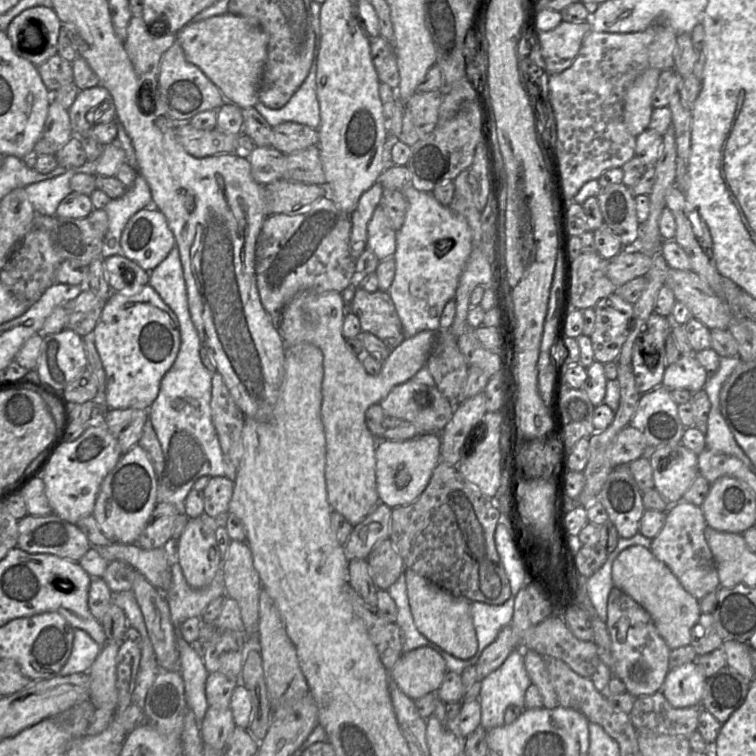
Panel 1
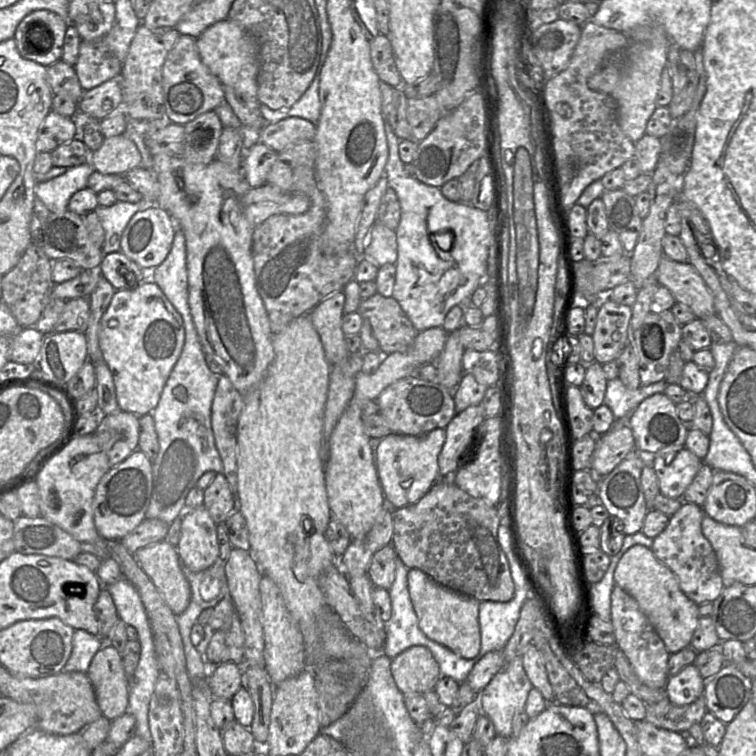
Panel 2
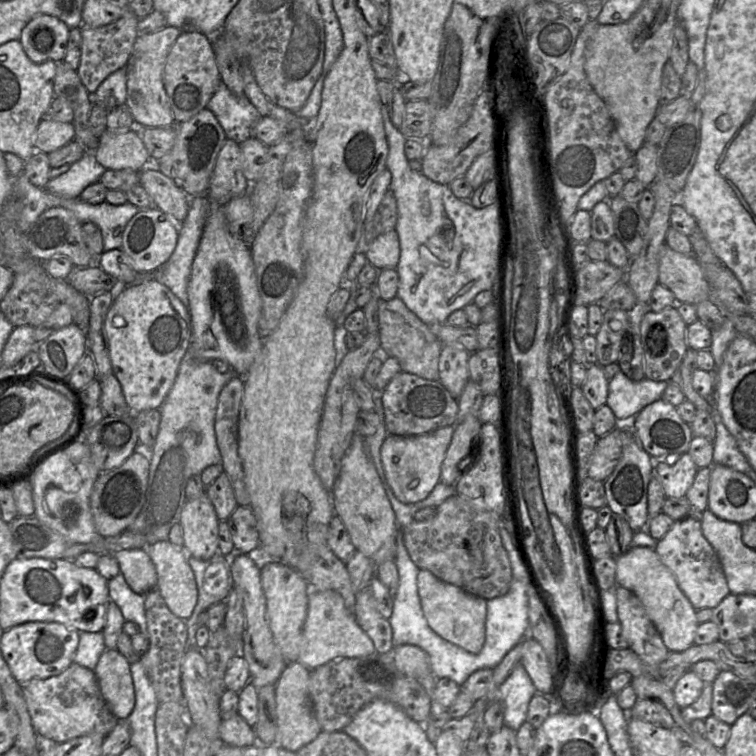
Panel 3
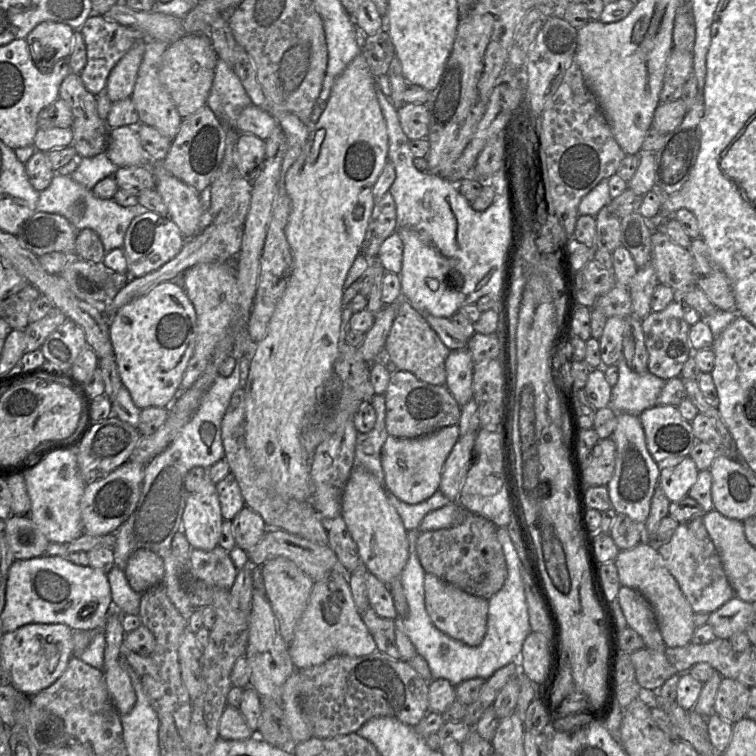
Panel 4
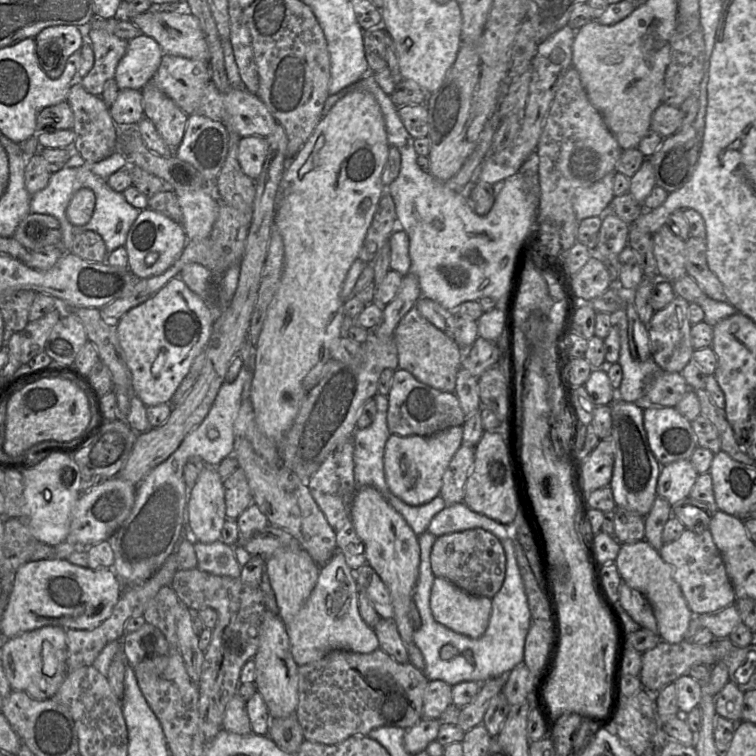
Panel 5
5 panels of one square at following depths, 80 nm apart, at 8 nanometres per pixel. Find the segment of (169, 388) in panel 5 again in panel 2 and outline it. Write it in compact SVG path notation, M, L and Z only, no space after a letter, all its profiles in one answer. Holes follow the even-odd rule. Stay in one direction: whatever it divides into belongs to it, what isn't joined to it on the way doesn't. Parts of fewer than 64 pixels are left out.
M146 279L133 290L115 291L101 319L98 336L103 360L113 377L120 410L137 416L152 413L183 349L185 328L181 315L160 287L152 280Z

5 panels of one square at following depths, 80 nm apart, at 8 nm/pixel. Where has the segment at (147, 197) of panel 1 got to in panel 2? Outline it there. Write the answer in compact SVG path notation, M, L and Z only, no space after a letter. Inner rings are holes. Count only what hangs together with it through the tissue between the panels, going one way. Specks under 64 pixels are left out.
M142 198L135 203L117 201L111 206L98 206L94 212L97 214L104 229L106 250L120 248L121 236L118 239L117 232L122 234L131 217L140 211L154 206L154 201Z

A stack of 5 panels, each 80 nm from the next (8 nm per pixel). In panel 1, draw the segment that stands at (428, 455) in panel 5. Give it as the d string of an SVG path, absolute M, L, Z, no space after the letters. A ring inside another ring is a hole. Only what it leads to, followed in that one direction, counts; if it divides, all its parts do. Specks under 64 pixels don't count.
M438 432L421 433L405 441L379 440L375 448L376 489L379 501L390 508L408 505L427 487L432 472L441 461Z

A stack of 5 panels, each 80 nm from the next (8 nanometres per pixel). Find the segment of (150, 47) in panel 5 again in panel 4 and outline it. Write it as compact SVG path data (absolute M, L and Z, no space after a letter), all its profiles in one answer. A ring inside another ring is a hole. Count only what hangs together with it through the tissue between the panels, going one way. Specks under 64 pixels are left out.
M146 40L135 41L110 72L105 91L112 103L131 96L145 45Z

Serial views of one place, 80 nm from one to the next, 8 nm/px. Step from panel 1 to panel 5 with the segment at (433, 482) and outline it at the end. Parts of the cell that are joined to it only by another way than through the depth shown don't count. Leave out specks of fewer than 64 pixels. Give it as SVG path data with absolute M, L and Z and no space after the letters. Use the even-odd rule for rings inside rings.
M481 528L436 537L430 564L435 577L444 578L469 594L490 599L499 592L506 576L506 555L500 540Z

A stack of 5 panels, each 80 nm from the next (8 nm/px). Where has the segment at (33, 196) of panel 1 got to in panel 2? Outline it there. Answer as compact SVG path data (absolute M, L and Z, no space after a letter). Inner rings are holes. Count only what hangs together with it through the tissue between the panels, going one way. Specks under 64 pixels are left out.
M90 161L68 168L62 175L38 182L34 194L51 213L63 212L67 210L72 195L87 187L88 178L93 172L95 169Z

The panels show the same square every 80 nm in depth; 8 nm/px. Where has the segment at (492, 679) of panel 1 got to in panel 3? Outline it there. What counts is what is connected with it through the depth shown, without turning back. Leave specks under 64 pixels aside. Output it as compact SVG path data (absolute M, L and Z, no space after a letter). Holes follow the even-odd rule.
M521 663L517 664L506 680L489 693L489 702L497 701L504 705L504 726L517 731L526 721L529 702L538 693L527 671Z

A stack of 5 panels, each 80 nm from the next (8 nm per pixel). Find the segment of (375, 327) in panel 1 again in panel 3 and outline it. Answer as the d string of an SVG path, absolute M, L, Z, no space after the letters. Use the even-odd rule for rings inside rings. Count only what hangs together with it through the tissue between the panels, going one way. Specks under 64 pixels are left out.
M397 296L390 300L379 299L378 334L381 354L396 358L402 371L427 380L439 380L438 363L443 344L434 328L419 319Z

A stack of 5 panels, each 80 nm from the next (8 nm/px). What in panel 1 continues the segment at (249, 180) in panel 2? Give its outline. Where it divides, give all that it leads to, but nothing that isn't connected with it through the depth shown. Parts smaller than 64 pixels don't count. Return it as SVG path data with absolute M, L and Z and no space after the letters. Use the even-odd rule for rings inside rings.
M254 146L247 156L253 179L267 185L283 179L286 172L286 155L277 149Z

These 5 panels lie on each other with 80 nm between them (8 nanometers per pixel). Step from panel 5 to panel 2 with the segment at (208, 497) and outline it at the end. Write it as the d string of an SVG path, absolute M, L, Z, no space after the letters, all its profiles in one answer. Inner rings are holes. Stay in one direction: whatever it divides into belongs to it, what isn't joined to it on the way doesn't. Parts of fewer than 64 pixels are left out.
M204 506L185 510L181 519L176 549L182 564L194 572L211 567L219 559L218 524Z

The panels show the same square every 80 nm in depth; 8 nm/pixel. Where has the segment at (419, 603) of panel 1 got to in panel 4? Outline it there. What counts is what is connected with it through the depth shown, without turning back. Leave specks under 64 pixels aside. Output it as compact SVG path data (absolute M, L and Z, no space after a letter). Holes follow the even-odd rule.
M429 573L424 577L424 592L427 613L437 629L467 646L482 643L487 631L489 599L468 594Z

